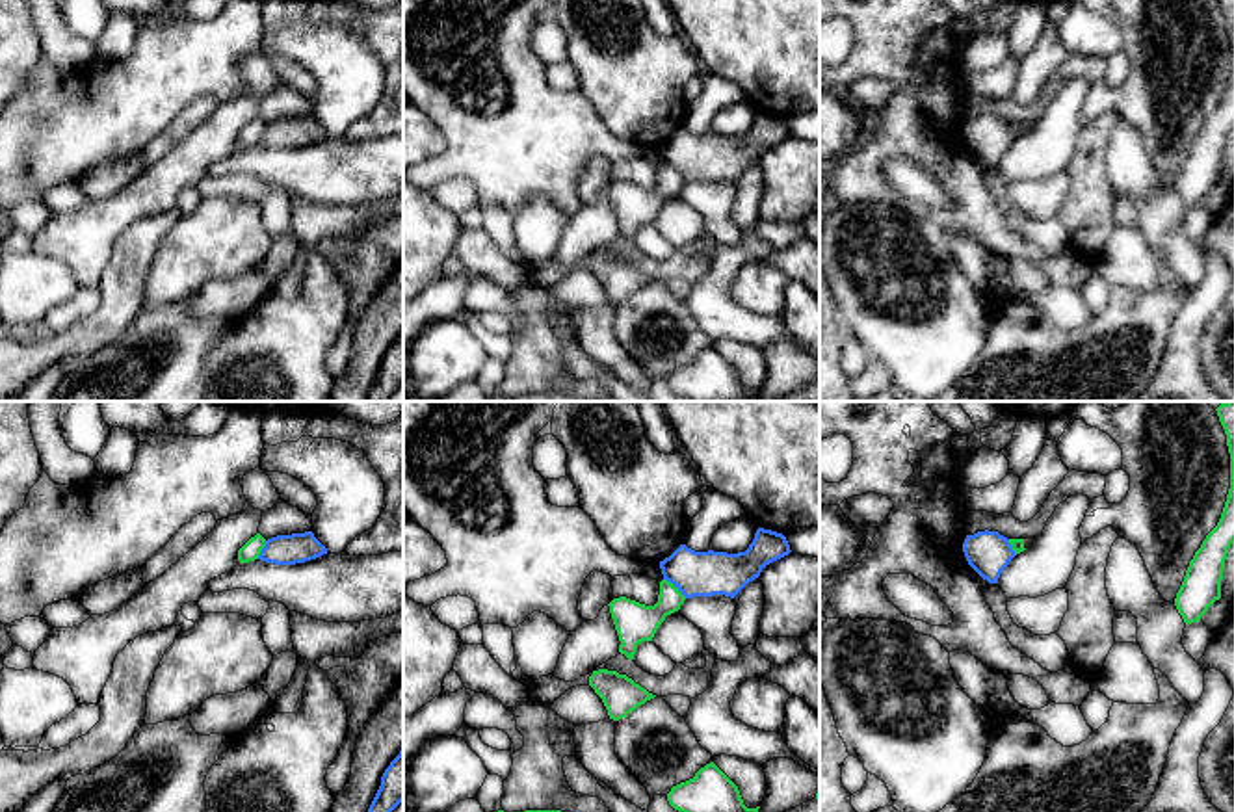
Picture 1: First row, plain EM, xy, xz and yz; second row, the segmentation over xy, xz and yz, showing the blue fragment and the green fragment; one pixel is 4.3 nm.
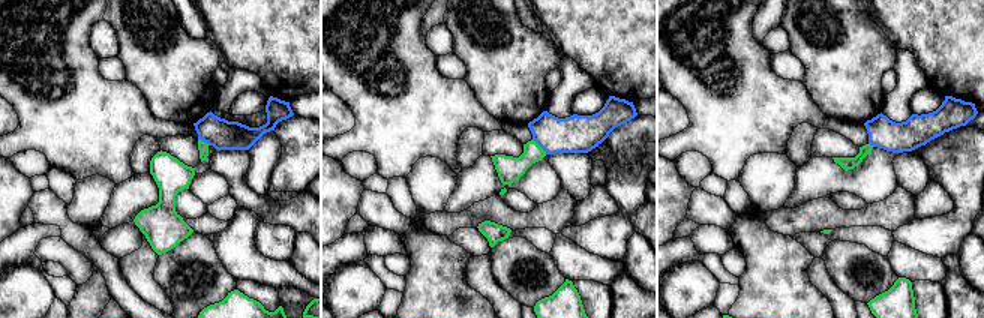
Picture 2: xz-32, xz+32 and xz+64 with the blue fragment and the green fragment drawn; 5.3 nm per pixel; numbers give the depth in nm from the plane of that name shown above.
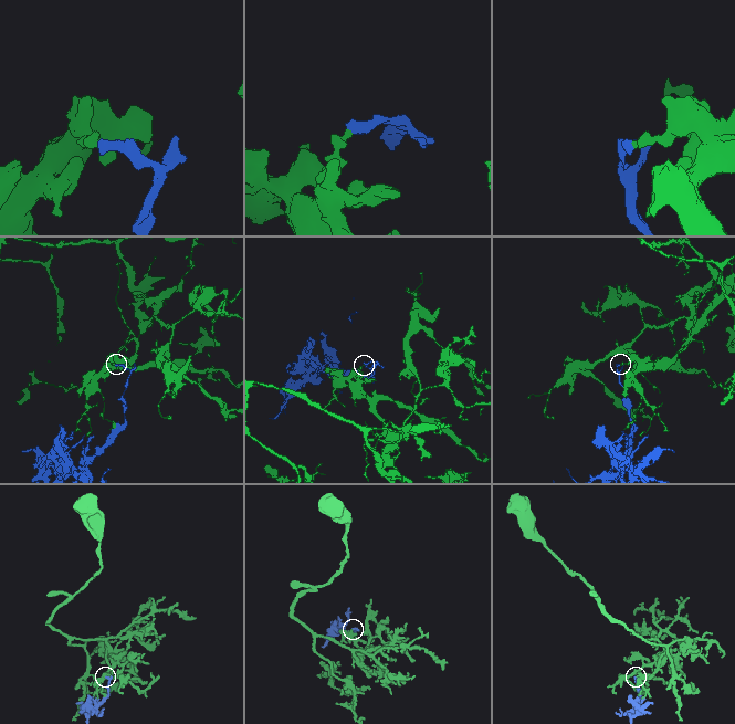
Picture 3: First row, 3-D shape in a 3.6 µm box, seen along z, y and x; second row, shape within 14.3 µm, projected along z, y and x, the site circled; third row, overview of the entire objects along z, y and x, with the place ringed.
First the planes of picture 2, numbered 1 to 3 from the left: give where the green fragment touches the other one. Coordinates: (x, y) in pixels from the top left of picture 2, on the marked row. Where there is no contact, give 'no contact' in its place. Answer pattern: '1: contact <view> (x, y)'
1: contact xz-32 (204, 141)
2: contact xz+32 (539, 144)
3: contact xz+64 (872, 144)

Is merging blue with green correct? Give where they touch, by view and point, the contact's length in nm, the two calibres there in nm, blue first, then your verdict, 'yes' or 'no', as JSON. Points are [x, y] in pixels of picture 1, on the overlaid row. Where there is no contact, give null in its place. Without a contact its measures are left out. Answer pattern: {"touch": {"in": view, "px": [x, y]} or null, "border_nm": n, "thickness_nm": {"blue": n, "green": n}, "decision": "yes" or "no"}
{"touch": {"in": "xz", "px": [675, 586]}, "border_nm": 130, "thickness_nm": {"blue": 190, "green": 170}, "decision": "no"}

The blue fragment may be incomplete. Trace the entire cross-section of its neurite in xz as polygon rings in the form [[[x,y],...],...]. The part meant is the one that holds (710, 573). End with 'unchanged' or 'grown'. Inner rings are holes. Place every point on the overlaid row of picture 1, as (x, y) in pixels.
[[[758,528],[745,552],[695,552],[680,544],[660,561],[663,580],[671,582],[686,598],[725,595],[734,598],[762,569],[784,556],[790,544],[782,533]]]; unchanged

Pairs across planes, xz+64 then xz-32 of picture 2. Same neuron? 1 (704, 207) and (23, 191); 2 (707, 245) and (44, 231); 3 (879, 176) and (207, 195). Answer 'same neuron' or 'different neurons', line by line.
1: different neurons
2: different neurons
3: same neuron

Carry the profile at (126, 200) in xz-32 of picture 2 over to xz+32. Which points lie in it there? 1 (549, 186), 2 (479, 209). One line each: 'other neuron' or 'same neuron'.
1: same neuron
2: other neuron

